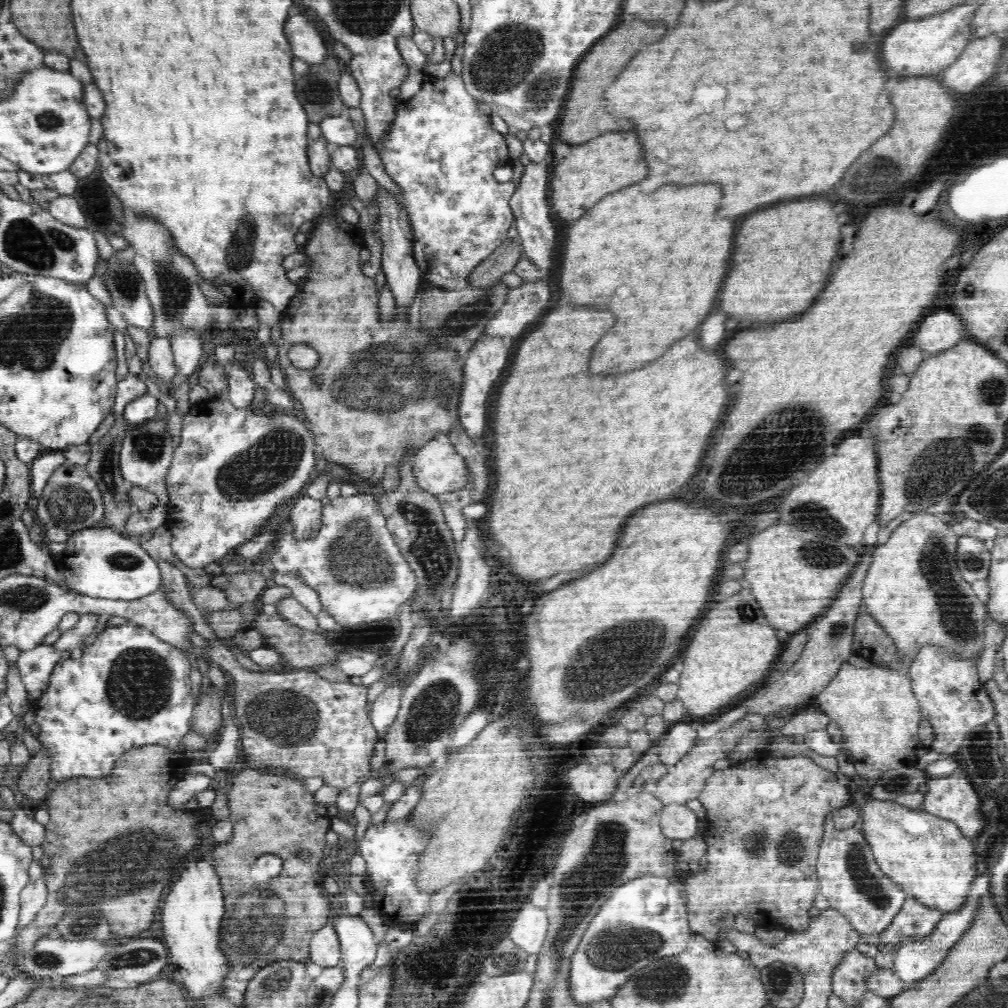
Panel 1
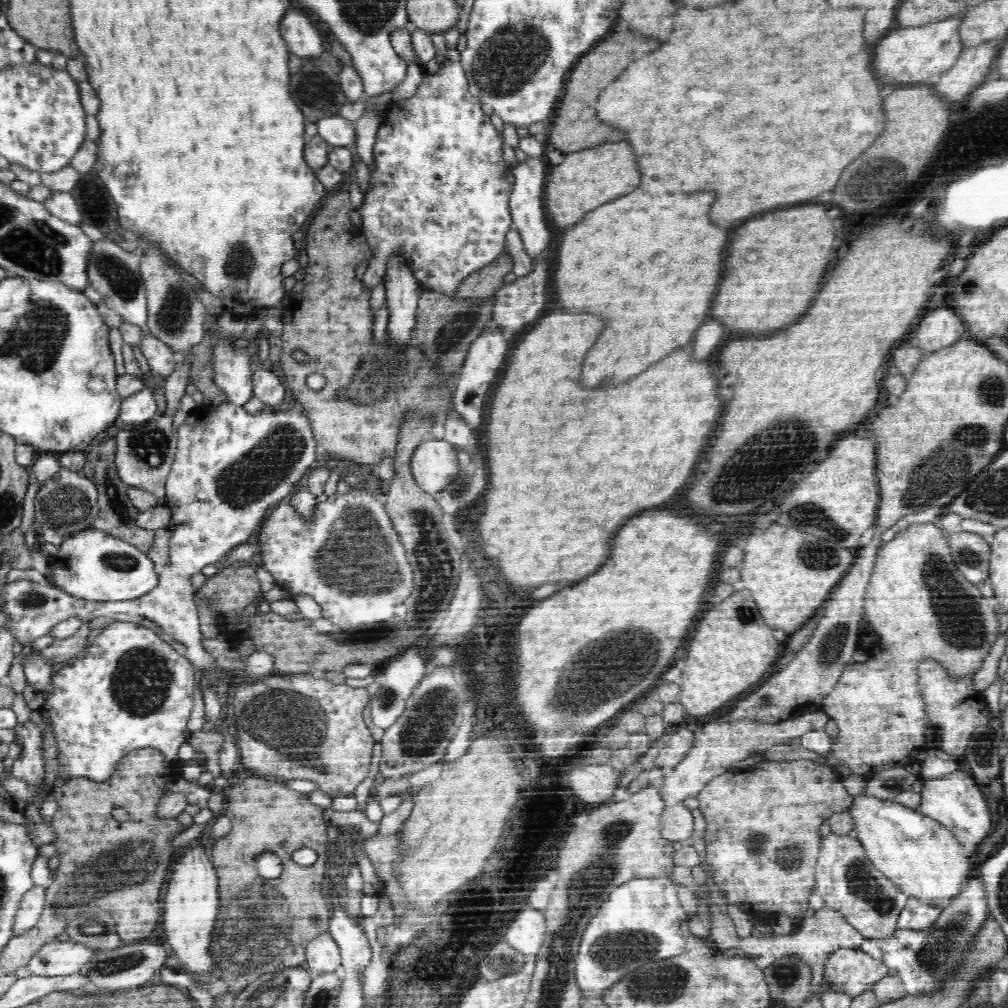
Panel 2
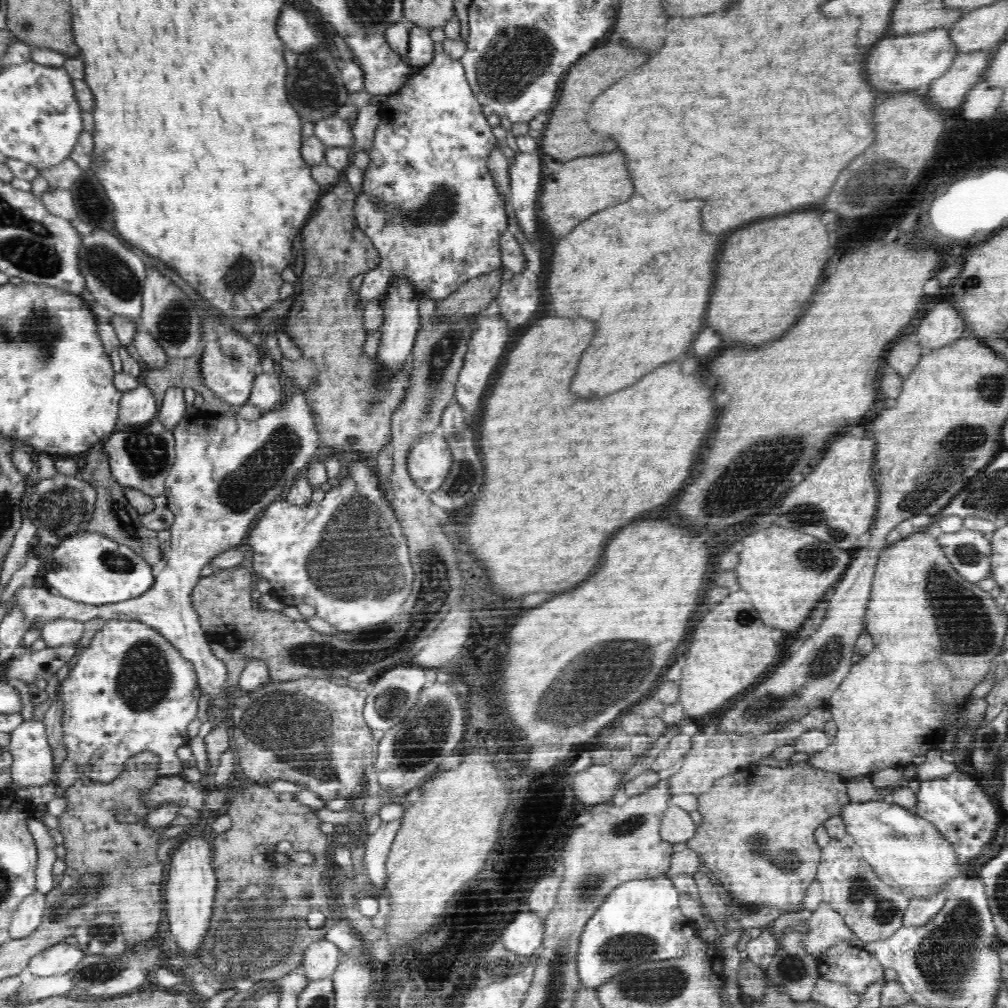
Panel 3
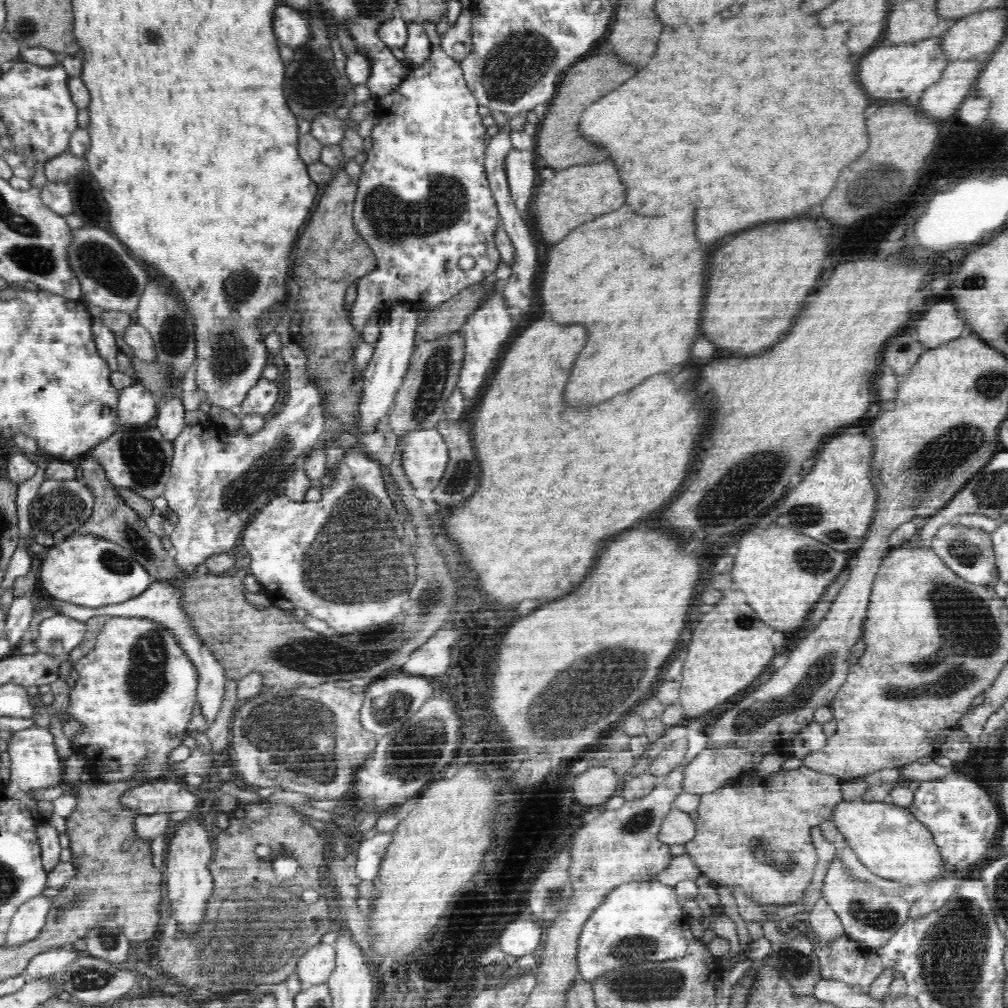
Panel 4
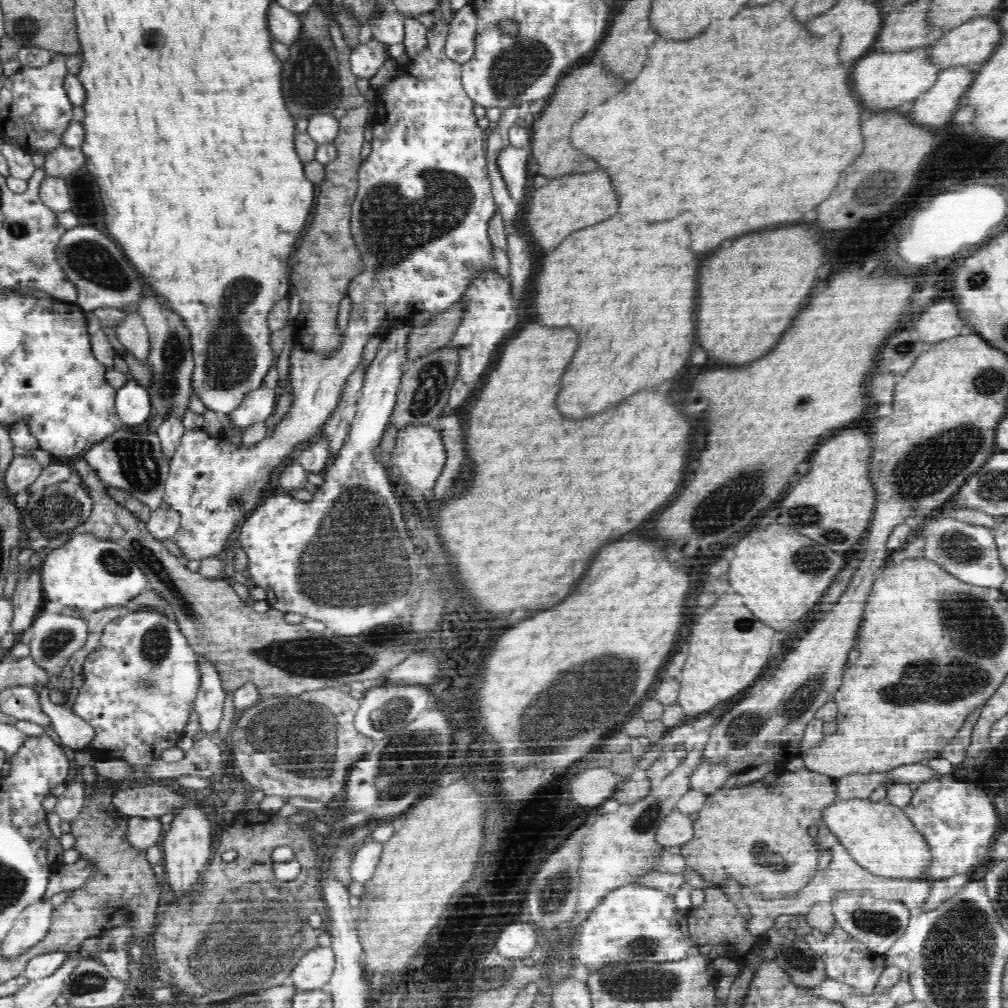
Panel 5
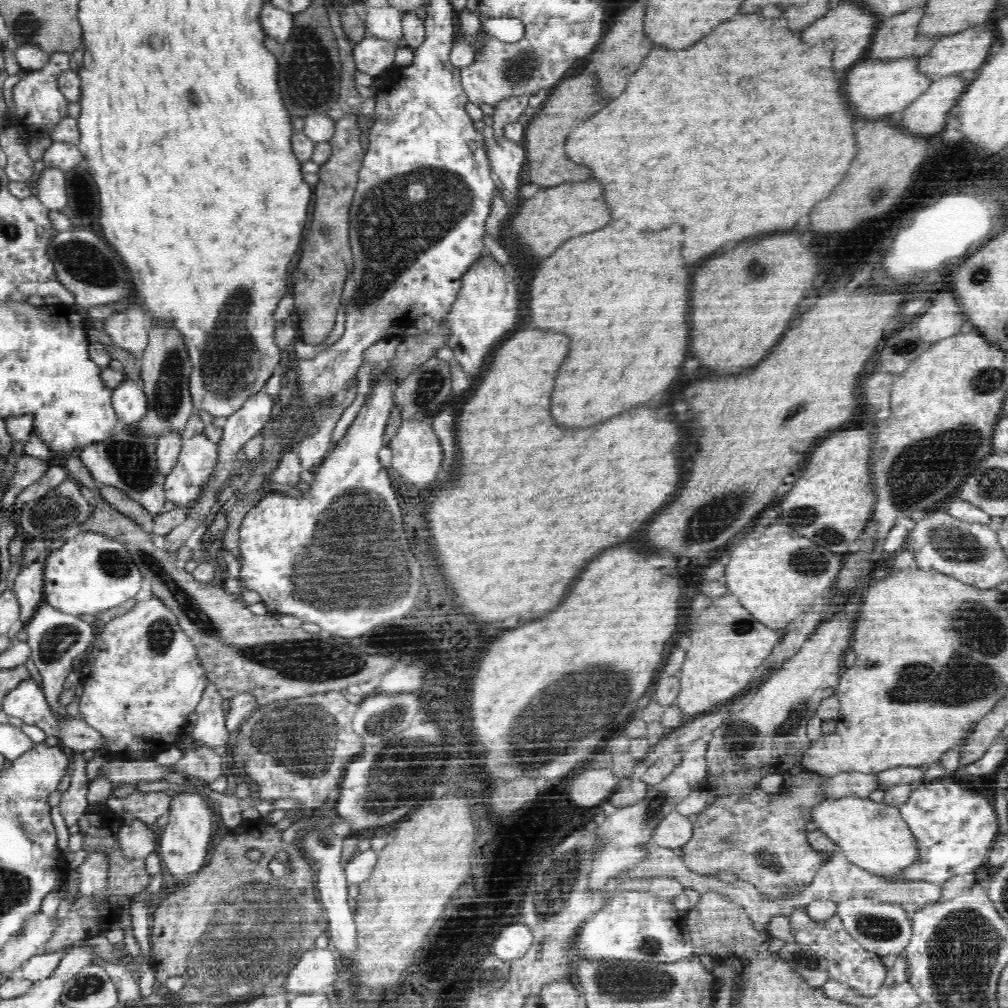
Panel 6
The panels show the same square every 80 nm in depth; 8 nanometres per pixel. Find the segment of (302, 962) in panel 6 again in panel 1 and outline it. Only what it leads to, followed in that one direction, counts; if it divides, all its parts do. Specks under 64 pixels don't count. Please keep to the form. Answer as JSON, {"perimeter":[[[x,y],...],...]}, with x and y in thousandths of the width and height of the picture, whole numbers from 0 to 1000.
{"perimeter":[[[323,916],[312,926],[307,951],[320,960],[338,955],[337,933],[330,916]]]}

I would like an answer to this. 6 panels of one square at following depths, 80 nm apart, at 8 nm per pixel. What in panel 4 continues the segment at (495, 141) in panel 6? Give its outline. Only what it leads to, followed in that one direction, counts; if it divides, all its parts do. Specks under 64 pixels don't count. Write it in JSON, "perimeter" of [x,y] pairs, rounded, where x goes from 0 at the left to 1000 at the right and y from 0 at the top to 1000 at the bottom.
{"perimeter":[[[509,148],[504,151],[502,174],[507,195],[514,208],[524,208],[528,190],[532,187],[530,171],[530,153],[526,149]]]}

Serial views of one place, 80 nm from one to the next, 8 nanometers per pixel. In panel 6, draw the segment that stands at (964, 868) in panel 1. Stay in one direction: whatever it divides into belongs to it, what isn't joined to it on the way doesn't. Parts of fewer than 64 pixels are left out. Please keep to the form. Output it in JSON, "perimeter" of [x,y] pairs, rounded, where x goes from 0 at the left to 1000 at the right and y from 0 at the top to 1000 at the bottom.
{"perimeter":[[[849,789],[817,793],[805,804],[805,814],[830,837],[845,857],[875,870],[895,866],[897,861],[912,854],[912,836],[895,812],[892,801]]]}

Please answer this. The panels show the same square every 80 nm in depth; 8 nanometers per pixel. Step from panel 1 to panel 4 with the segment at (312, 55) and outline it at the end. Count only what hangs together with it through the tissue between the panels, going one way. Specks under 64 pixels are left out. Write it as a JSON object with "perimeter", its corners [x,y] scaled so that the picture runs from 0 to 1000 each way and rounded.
{"perimeter":[[[286,6],[274,8],[274,22],[270,22],[272,34],[278,42],[294,48],[302,44],[307,37],[307,22],[304,13]]]}

